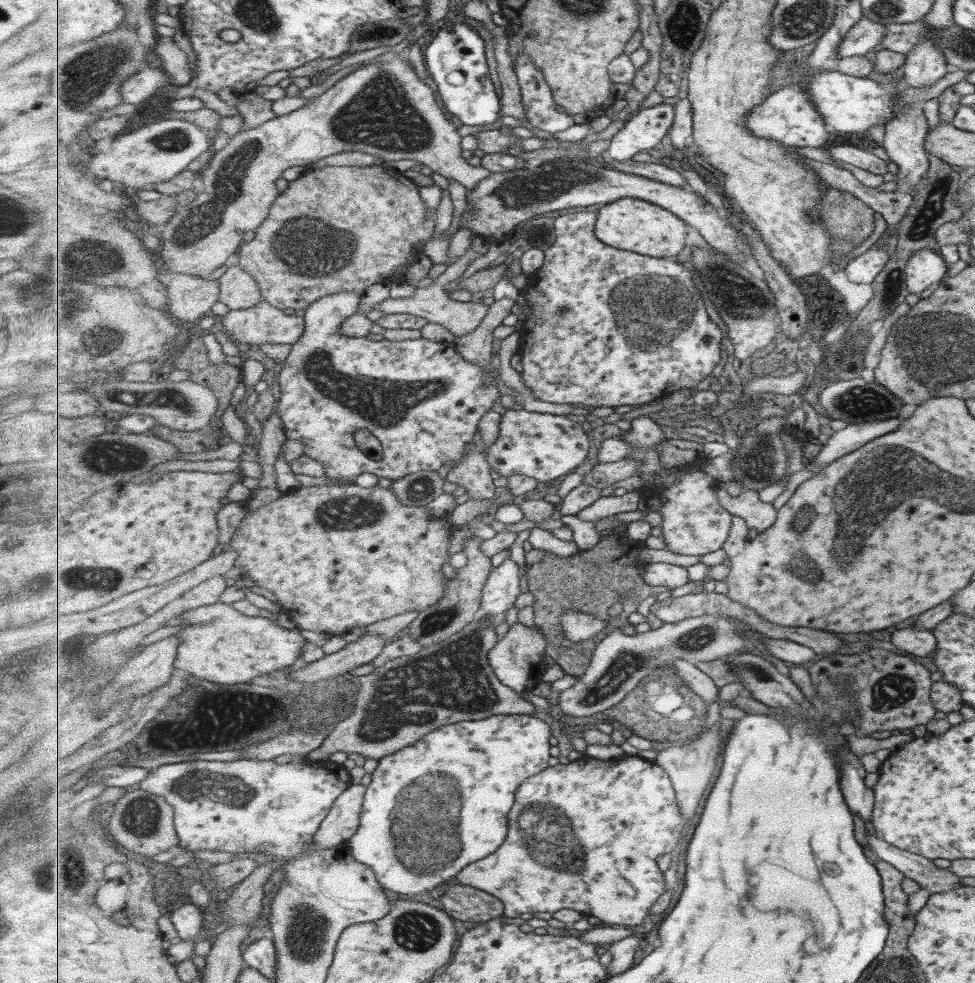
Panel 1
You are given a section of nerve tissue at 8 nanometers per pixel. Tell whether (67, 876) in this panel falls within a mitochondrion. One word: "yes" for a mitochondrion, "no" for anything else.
yes

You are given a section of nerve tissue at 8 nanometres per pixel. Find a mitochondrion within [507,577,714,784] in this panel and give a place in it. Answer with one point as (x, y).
(603, 687)

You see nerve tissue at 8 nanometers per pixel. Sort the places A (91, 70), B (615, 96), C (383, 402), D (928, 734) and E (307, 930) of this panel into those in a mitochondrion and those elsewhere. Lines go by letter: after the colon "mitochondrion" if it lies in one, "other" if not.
A: mitochondrion
B: other
C: mitochondrion
D: other
E: mitochondrion

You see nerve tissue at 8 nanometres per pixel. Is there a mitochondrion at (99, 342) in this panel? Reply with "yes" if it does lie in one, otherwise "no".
yes

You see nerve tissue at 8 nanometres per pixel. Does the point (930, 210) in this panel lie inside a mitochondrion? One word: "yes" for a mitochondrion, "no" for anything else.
yes

